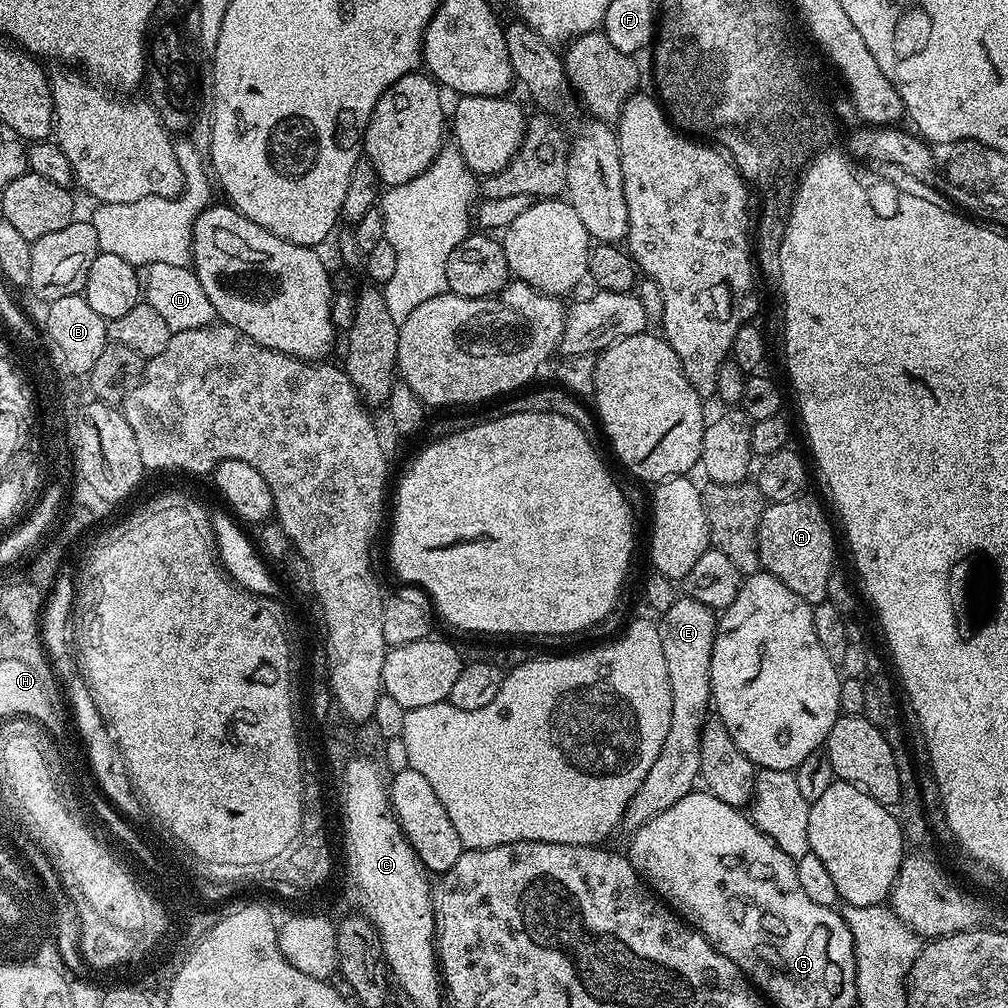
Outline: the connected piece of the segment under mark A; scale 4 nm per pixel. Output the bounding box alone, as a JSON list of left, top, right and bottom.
[758,494,836,606]

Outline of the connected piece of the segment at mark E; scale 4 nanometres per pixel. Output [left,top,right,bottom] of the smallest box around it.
[622,594,718,834]

